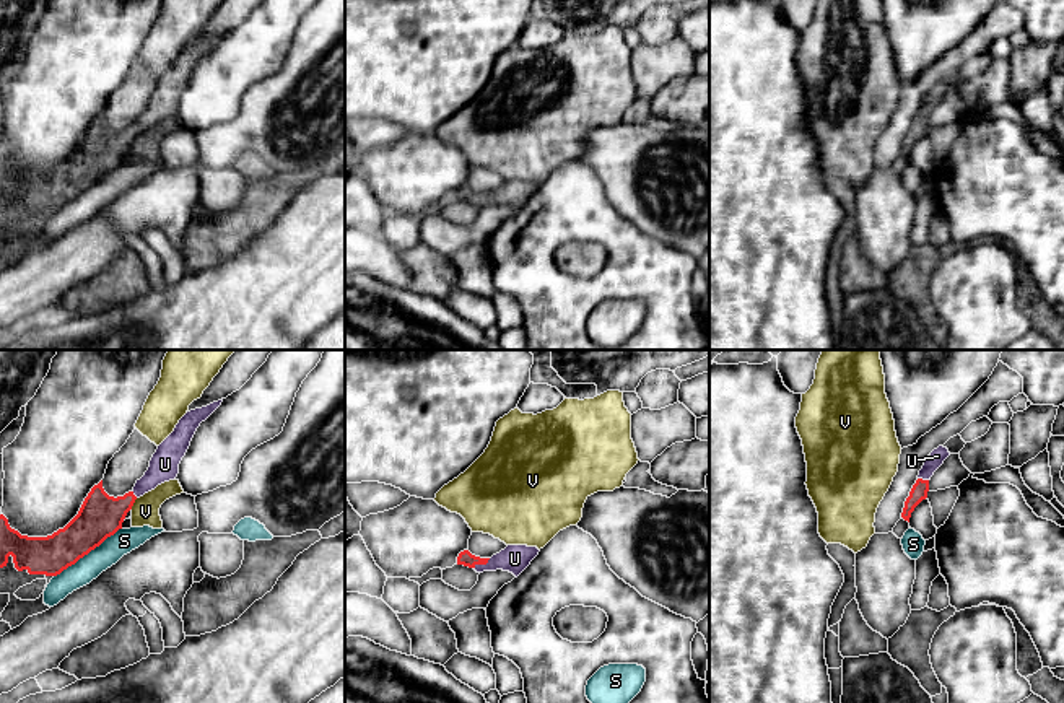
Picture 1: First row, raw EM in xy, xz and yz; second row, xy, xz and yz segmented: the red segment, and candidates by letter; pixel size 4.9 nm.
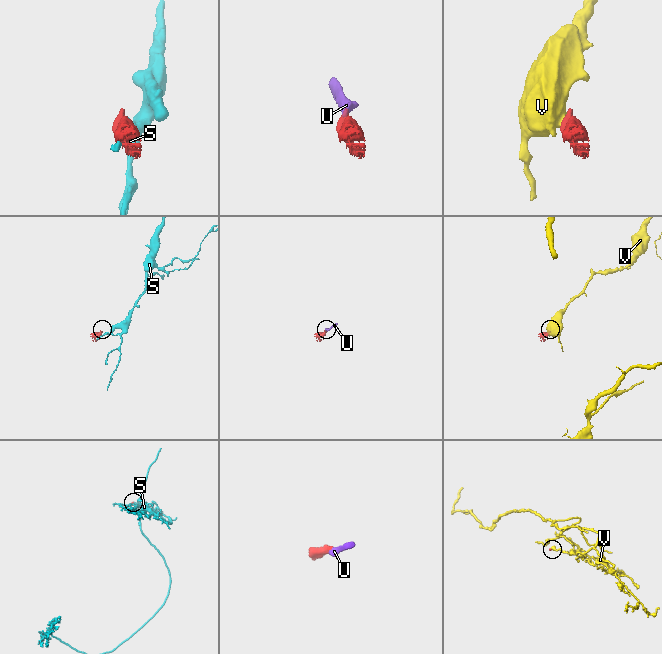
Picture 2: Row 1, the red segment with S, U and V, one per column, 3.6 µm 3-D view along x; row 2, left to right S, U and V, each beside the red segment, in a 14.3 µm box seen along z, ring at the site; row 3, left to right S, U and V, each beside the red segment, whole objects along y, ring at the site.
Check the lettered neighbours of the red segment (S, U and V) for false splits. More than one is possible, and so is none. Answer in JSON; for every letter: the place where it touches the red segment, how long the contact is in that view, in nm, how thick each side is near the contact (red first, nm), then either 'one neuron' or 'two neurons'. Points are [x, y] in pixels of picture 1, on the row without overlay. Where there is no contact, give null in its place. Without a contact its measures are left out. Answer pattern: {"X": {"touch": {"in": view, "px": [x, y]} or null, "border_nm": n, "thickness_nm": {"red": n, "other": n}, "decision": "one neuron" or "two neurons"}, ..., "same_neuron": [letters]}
{"S": {"touch": {"in": "xy", "px": [87, 189]}, "border_nm": 420, "thickness_nm": {"red": 220, "other": 120}, "decision": "two neurons"}, "U": {"touch": {"in": "xz", "px": [482, 199]}, "border_nm": 100, "thickness_nm": {"red": 70, "other": 140}, "decision": "one neuron"}, "V": {"touch": {"in": "xy", "px": [134, 137]}, "border_nm": 70, "thickness_nm": {"red": 220, "other": 140}, "decision": "two neurons"}, "same_neuron": ["U"]}

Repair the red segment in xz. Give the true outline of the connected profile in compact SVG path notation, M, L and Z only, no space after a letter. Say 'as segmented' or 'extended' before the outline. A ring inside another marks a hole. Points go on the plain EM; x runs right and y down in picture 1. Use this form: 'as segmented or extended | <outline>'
extended | M508 181L491 194L480 194L472 190L469 186L464 186L457 192L457 200L473 203L477 208L503 205L517 213L539 190L539 187L540 186L537 182Z

